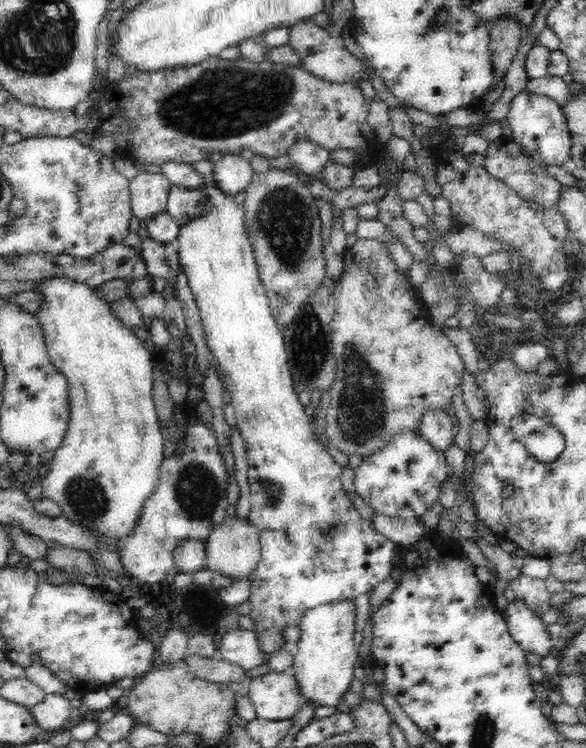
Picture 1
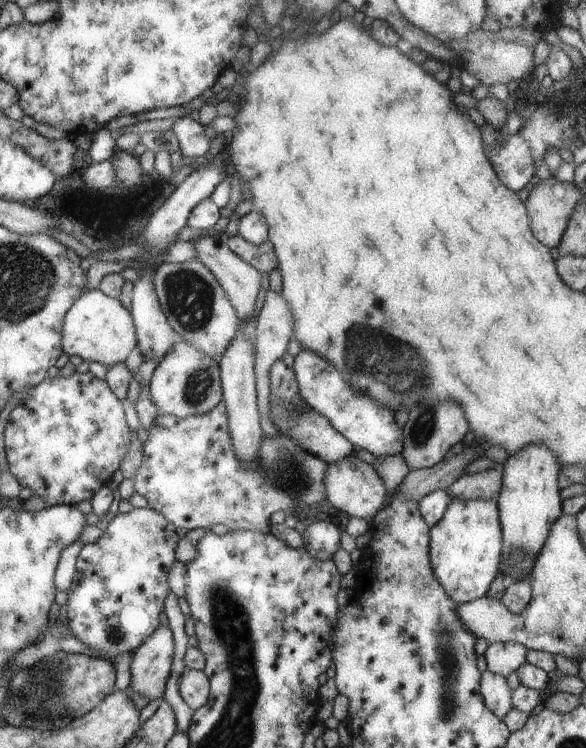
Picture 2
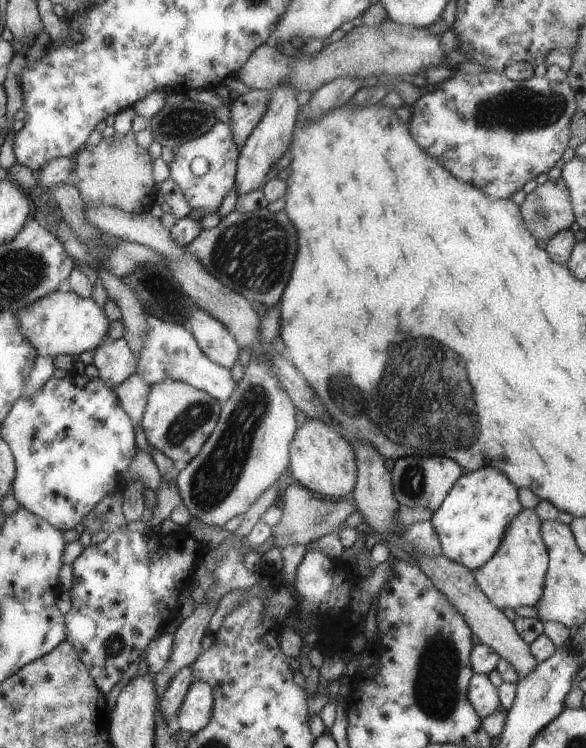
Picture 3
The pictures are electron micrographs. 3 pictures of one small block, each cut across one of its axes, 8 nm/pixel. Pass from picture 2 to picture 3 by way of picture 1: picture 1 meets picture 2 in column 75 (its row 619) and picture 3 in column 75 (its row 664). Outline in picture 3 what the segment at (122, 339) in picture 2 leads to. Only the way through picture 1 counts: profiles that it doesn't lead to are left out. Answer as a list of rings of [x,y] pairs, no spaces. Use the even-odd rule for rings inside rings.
[[[56,290],[19,312],[19,328],[41,357],[70,355],[79,358],[82,352],[102,344],[102,338],[108,332],[108,319],[105,310],[92,297],[85,299],[72,290]]]

